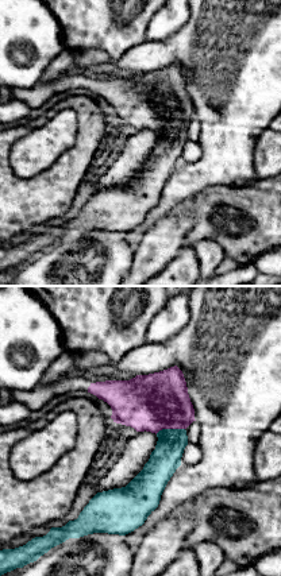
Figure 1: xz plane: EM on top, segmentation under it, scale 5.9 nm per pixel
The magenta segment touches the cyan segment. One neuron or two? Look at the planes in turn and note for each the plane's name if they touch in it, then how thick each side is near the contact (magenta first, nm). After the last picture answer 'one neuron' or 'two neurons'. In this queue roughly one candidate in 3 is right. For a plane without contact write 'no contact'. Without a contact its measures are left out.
contact in xz; calibres 340 and 180 nm

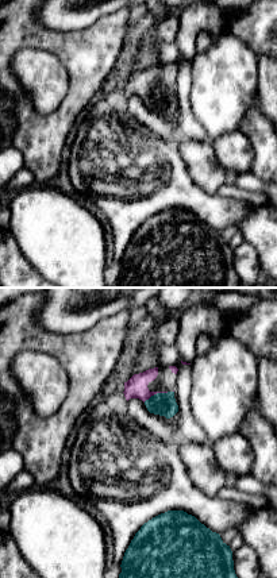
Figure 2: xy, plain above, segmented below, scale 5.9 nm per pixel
contact in xy; calibres 130 and 140 nm

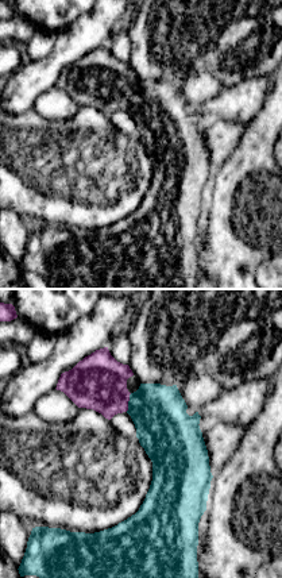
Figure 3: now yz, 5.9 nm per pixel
contact in yz; calibres 320 and 320 nm

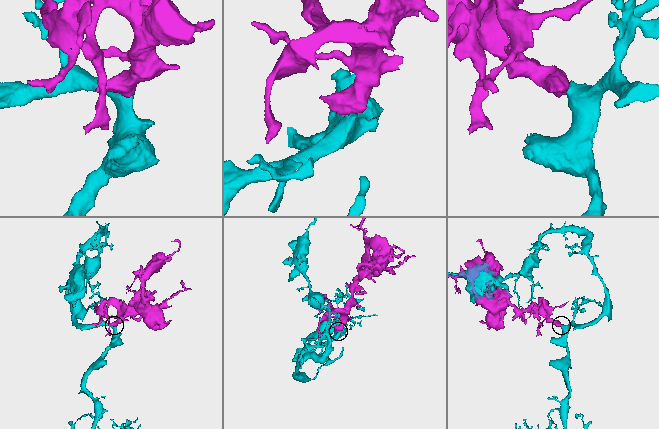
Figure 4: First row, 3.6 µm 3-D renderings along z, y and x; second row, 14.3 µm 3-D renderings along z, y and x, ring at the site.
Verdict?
one neuron

